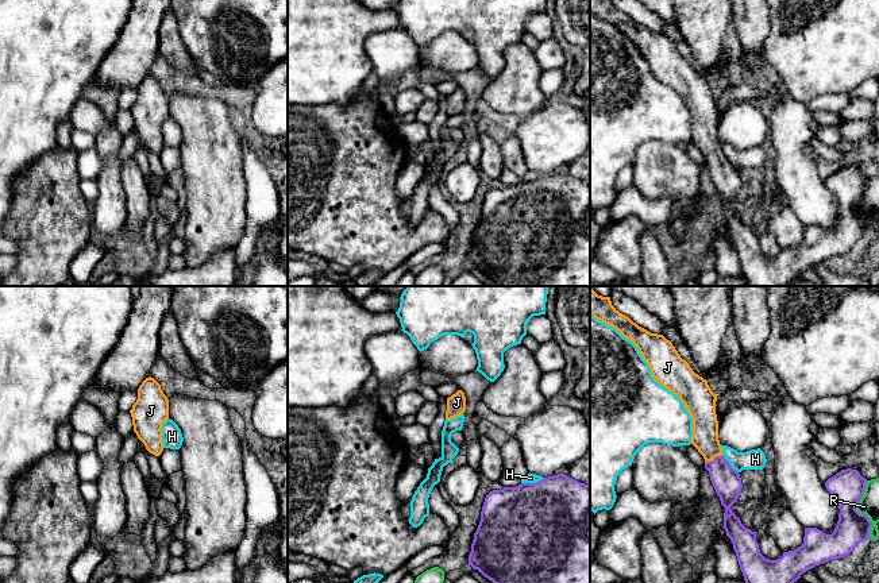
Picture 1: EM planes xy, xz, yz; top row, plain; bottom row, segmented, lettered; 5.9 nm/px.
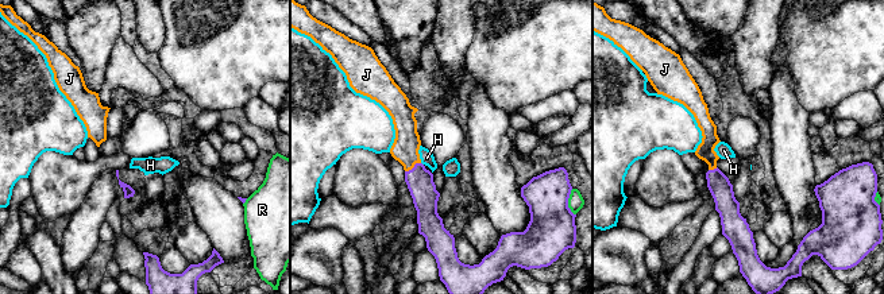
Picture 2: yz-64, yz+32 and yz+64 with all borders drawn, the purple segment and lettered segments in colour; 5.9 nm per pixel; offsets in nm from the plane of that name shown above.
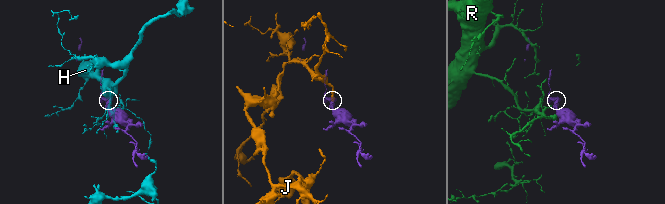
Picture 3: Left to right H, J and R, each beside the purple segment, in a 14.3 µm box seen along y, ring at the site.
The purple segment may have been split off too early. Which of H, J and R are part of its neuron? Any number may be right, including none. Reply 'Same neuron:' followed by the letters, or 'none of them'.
Same neuron: J

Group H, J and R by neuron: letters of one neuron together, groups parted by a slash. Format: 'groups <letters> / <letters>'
groups H / J / R

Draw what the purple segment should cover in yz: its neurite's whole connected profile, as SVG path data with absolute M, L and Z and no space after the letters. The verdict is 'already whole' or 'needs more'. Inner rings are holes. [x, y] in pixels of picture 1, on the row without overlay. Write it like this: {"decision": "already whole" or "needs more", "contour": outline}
{"decision": "needs more", "contour": "M590 0L590 13L631 38L648 61L655 78L678 93L689 108L693 116L691 142L703 154L712 182L725 205L722 225L733 242L748 286L789 286L807 267L848 254L860 240L871 236L872 220L856 208L868 178L857 167L847 166L825 179L840 206L833 231L805 225L801 244L783 250L780 256L766 256L756 239L757 229L745 225L730 206L737 200L743 181L740 171L722 152L716 112L717 92L708 78L693 69L670 38L639 24L612 0Z"}

